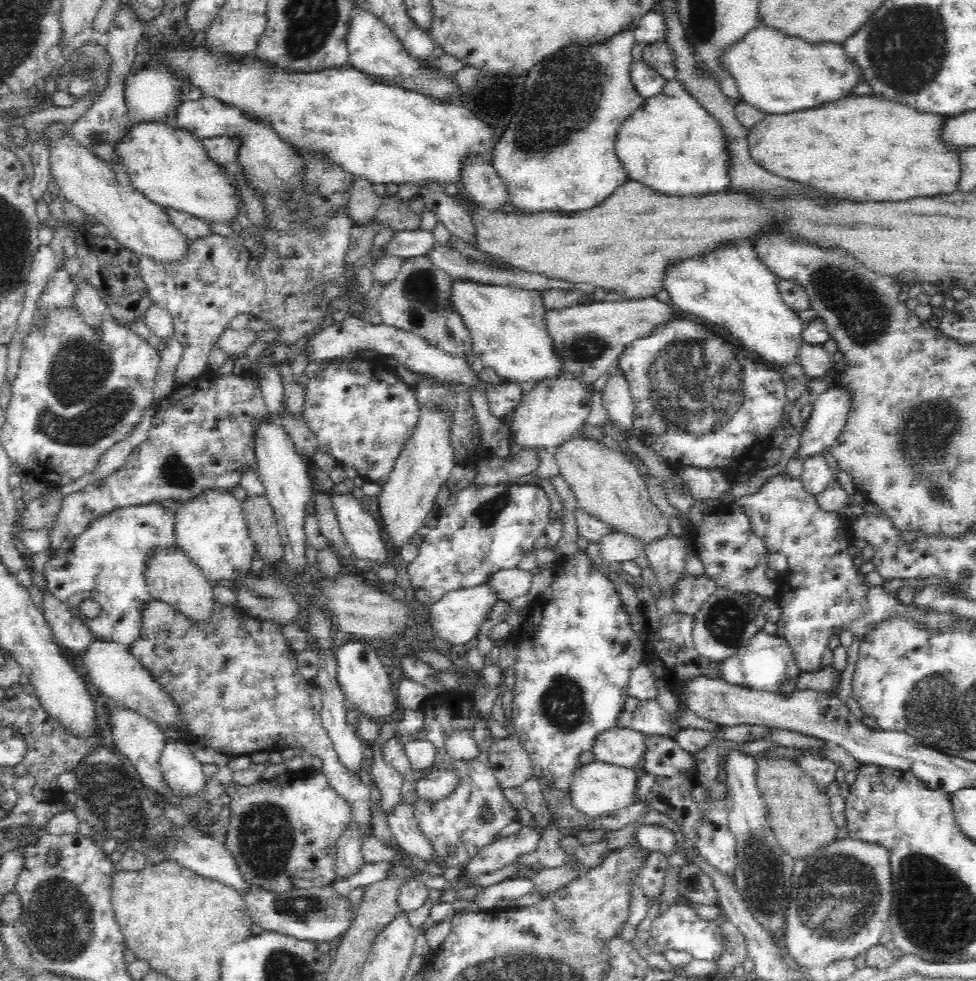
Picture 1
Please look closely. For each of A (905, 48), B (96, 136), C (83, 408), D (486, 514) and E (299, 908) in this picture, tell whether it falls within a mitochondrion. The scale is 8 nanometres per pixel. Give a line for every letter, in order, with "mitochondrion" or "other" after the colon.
A: mitochondrion
B: mitochondrion
C: mitochondrion
D: mitochondrion
E: mitochondrion

